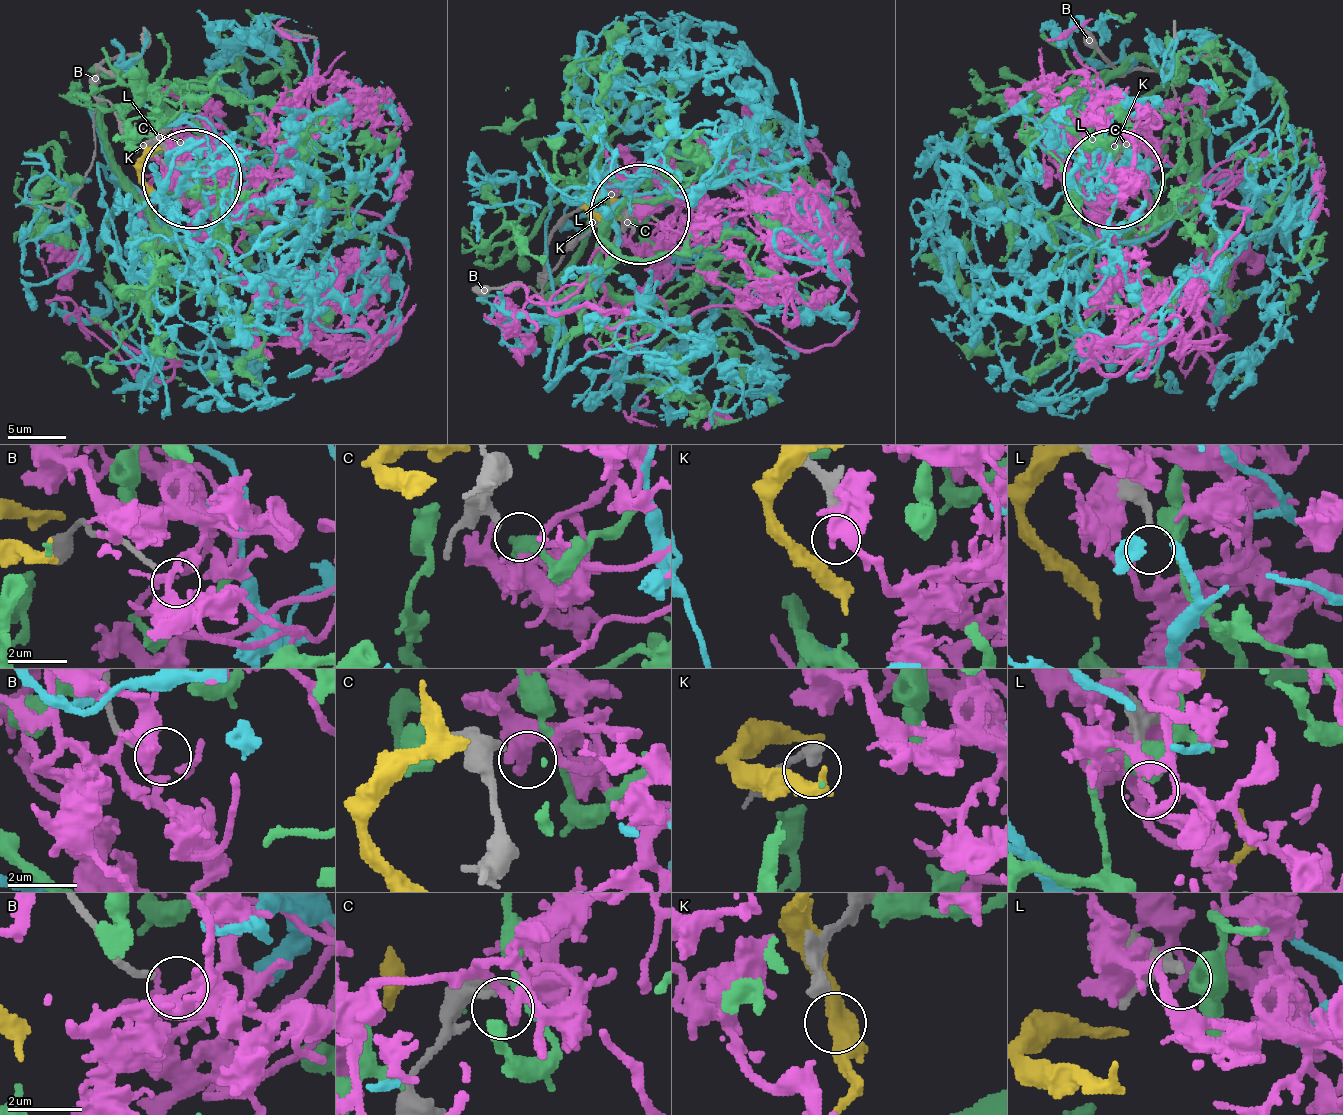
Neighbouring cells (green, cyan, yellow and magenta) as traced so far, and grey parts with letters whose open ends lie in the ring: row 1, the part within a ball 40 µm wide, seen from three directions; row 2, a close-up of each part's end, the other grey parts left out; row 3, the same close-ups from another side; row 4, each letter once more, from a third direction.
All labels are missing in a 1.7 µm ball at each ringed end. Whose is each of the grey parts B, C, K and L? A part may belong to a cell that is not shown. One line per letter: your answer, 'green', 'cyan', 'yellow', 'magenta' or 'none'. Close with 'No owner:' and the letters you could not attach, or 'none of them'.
B: none
C: none
K: none
L: none
No owner: B, C, K, L

